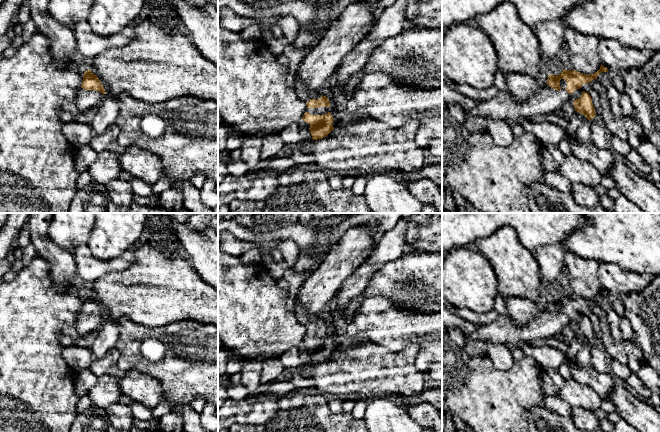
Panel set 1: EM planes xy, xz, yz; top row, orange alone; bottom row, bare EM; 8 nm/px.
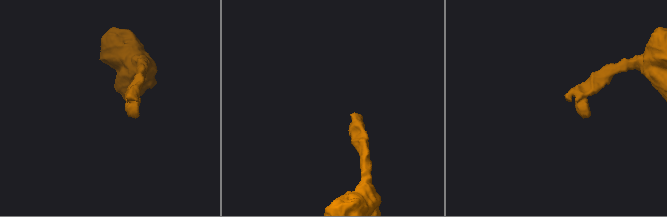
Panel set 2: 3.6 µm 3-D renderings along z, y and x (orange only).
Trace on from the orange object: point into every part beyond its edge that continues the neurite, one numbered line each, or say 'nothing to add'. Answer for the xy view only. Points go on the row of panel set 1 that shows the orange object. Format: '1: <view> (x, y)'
1: xy (85, 100)

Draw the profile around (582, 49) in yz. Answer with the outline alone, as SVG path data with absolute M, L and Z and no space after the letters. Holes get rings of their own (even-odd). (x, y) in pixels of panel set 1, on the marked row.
M566 27L565 42L570 62L575 71L589 75L600 69L601 61L597 52L599 38L578 33Z

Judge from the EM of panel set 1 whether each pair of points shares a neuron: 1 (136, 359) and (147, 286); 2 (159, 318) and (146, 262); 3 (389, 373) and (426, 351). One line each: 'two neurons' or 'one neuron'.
1: two neurons
2: one neuron
3: two neurons

